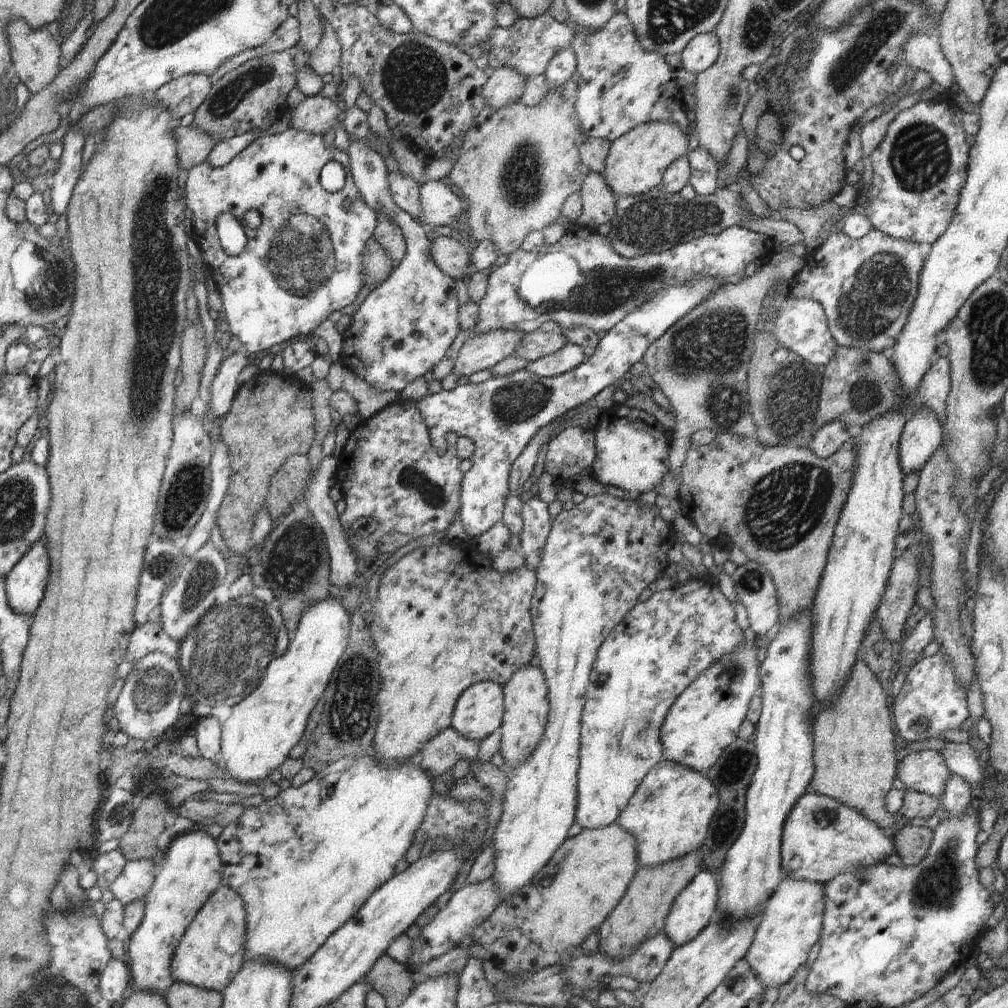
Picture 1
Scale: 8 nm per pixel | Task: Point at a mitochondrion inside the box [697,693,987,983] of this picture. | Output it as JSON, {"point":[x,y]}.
{"point":[937,886]}

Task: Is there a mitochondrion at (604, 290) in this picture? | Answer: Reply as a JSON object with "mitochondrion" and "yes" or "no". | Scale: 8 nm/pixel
{"mitochondrion":"yes"}

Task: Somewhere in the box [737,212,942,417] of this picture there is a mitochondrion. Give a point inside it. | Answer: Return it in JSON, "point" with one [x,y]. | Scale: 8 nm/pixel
{"point":[871,302]}

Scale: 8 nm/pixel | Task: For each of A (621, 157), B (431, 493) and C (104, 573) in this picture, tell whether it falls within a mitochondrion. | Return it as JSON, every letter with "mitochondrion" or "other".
{"A":"other","B":"mitochondrion","C":"other"}

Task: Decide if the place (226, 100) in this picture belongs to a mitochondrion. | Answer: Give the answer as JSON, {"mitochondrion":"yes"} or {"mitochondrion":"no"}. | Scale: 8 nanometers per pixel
{"mitochondrion":"yes"}

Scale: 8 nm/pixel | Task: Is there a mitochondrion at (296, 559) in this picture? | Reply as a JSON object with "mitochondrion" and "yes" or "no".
{"mitochondrion":"yes"}

